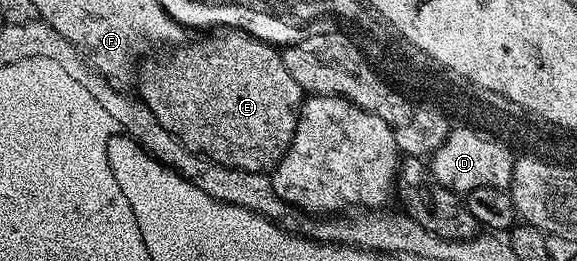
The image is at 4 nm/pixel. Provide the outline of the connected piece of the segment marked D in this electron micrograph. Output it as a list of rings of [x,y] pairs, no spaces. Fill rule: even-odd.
[[[455,126],[448,133],[444,145],[440,145],[440,149],[436,149],[434,154],[429,156],[428,174],[440,185],[459,193],[480,189],[480,185],[509,188],[515,158],[513,150],[504,144],[496,145],[495,142],[489,142],[482,132],[473,126]]]

